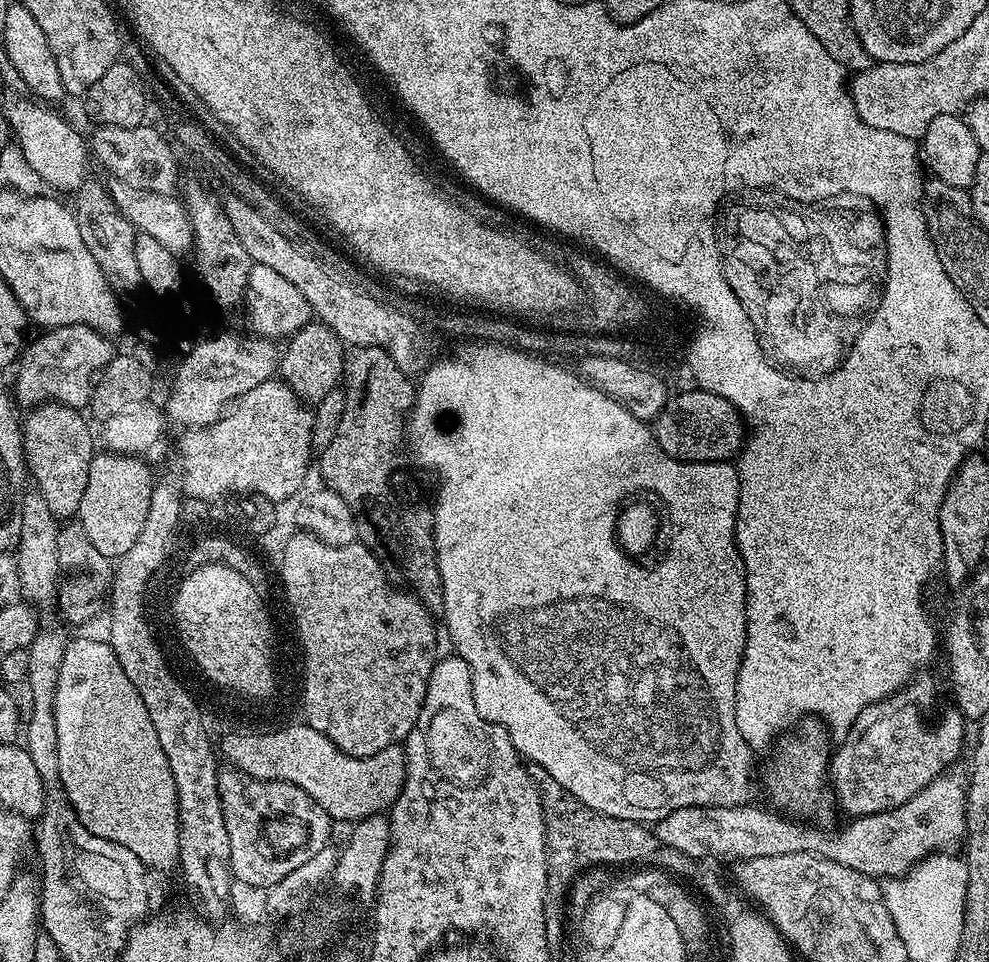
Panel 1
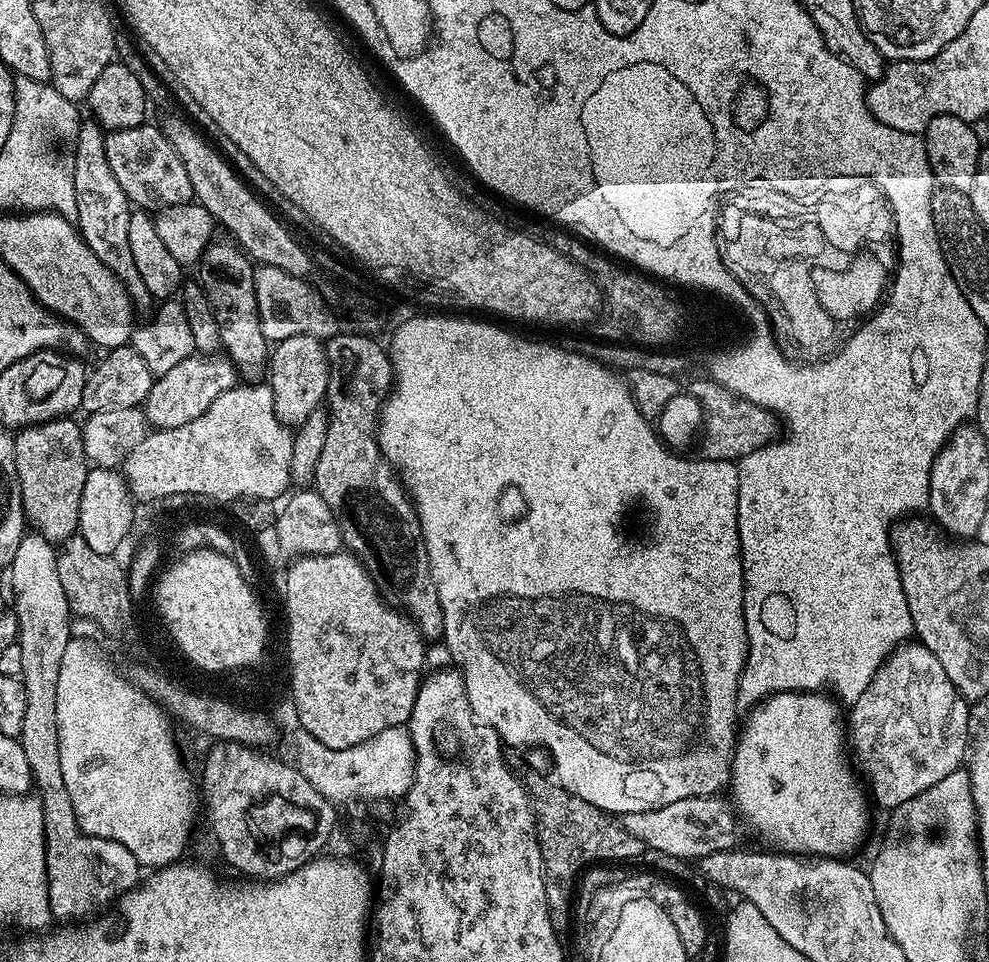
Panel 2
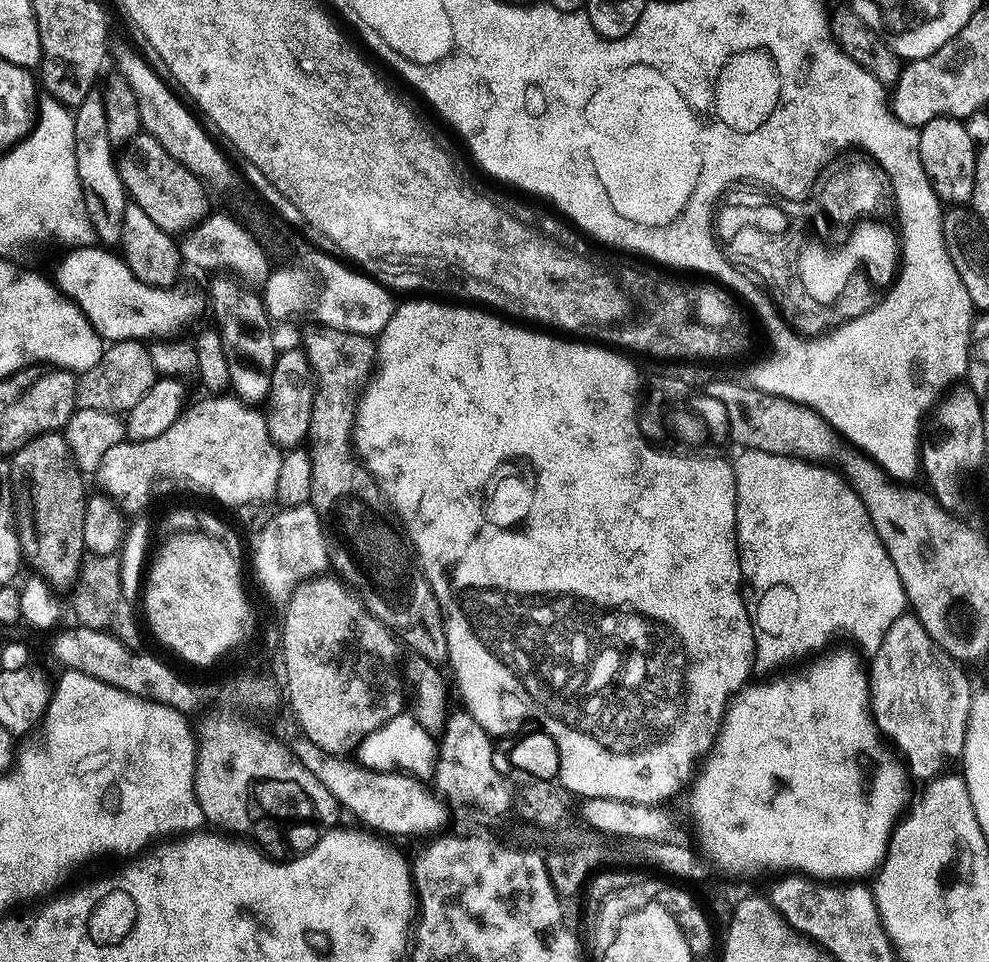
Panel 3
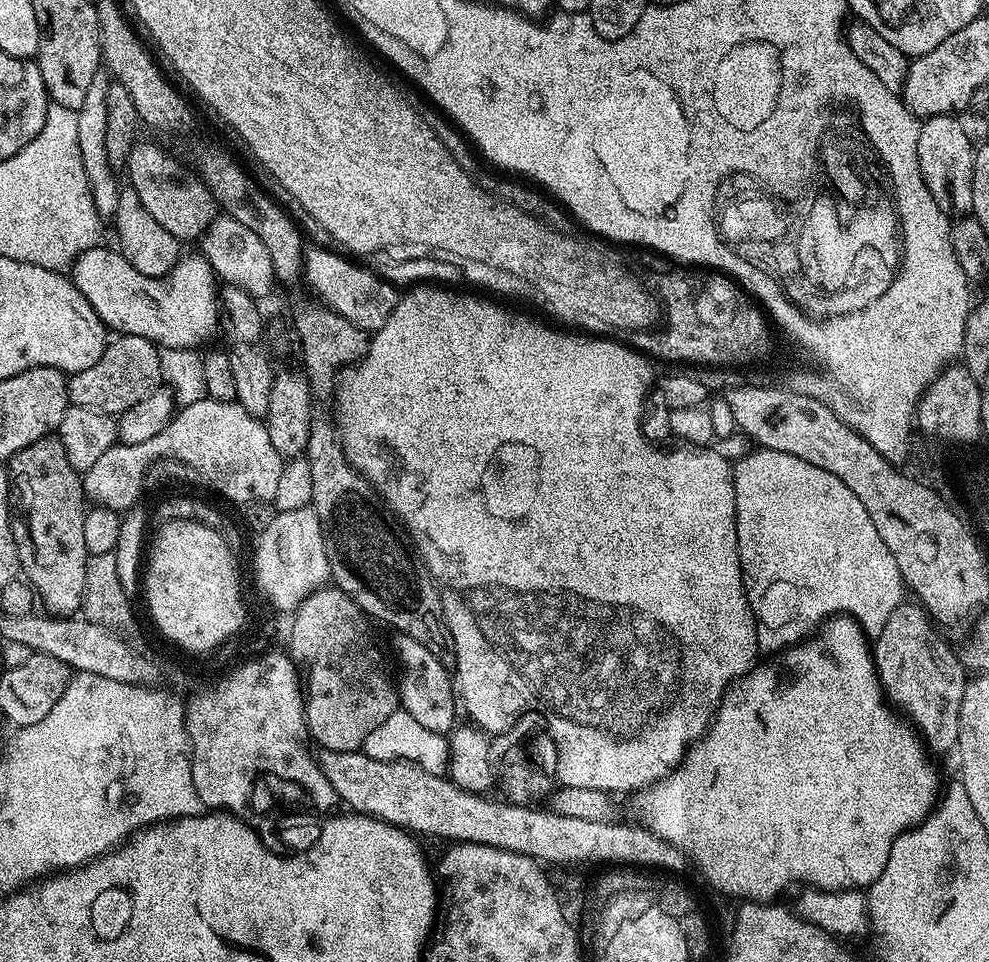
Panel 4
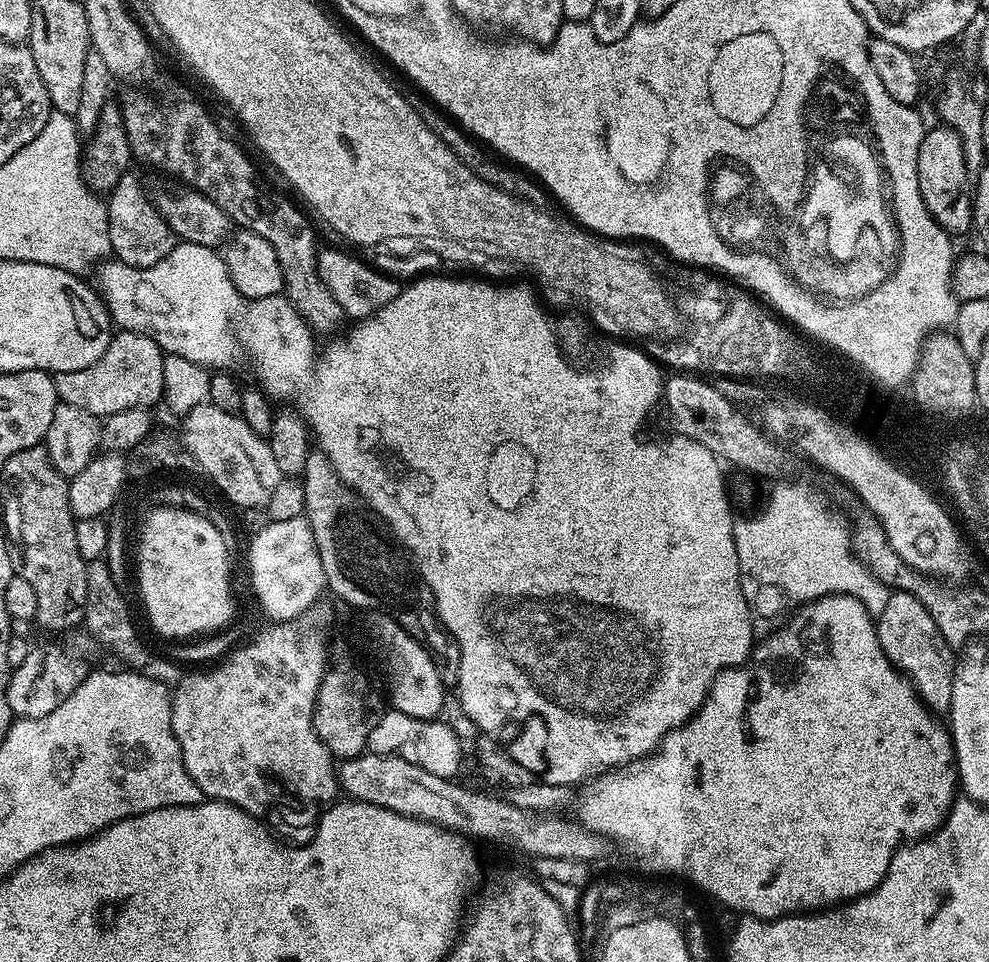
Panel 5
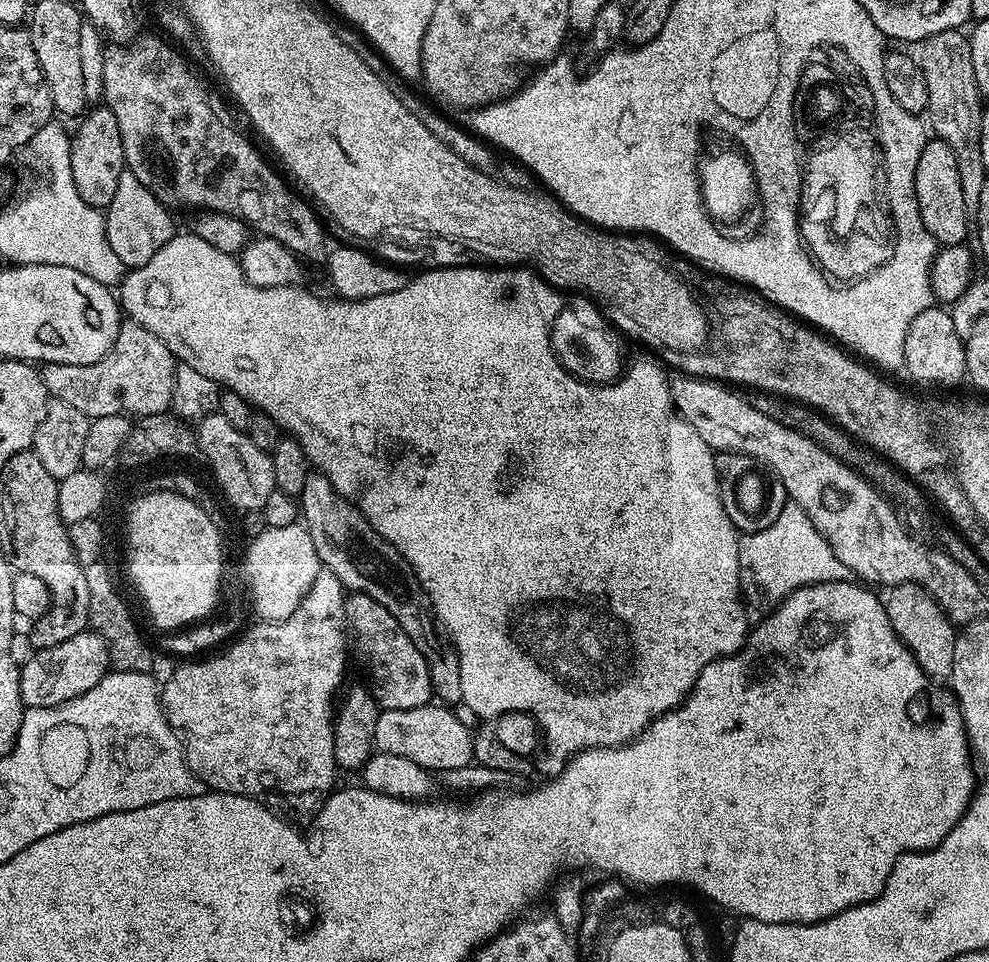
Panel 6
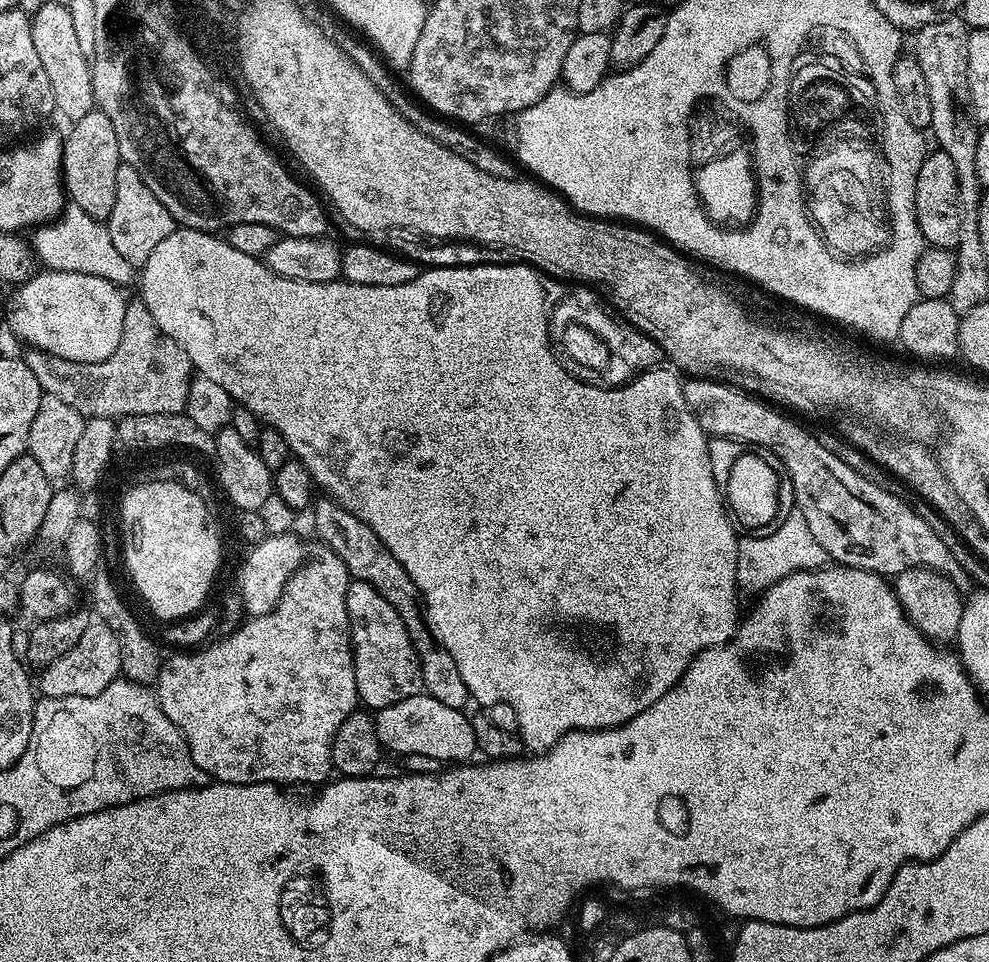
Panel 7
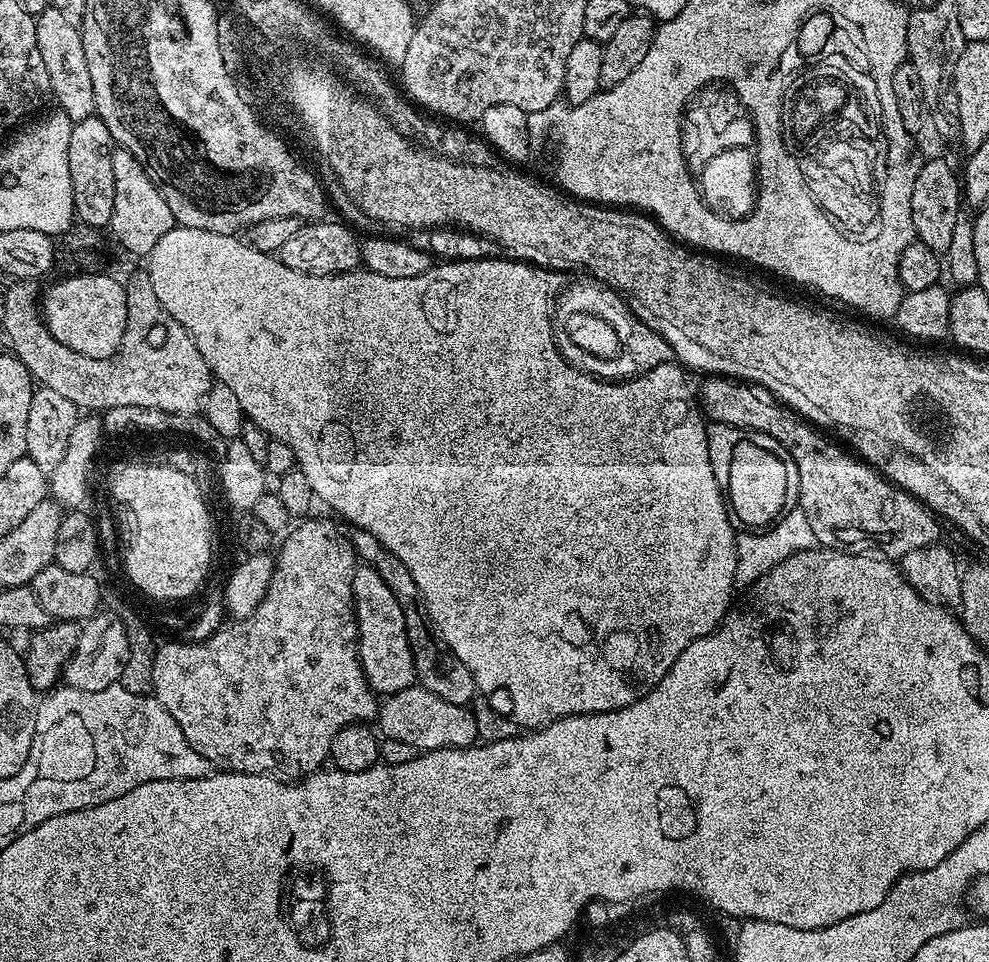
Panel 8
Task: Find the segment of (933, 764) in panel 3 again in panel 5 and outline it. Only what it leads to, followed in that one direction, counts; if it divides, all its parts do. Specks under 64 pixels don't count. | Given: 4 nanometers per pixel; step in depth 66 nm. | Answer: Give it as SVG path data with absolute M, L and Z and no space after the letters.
M893 591L884 609L878 613L876 633L888 661L911 680L920 699L933 713L947 713L951 706L951 691L958 660L946 638L942 638L942 630L938 630L930 610L926 610L926 606L918 602L914 594Z

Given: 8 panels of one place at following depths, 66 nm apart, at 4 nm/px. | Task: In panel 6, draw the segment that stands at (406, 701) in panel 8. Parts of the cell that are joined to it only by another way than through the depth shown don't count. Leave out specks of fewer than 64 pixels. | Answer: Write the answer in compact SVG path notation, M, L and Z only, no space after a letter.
M429 702L417 709L381 711L378 726L374 726L374 748L376 752L396 754L408 758L418 766L436 772L455 770L473 763L473 729L468 729L453 709Z

